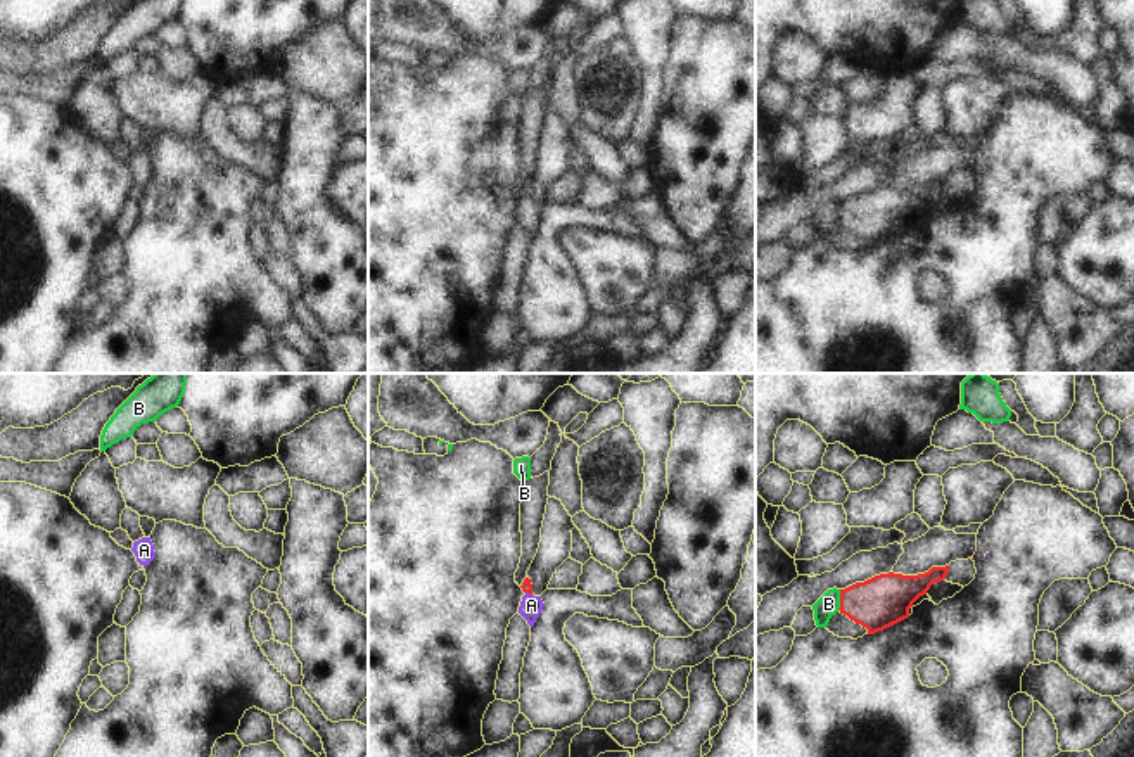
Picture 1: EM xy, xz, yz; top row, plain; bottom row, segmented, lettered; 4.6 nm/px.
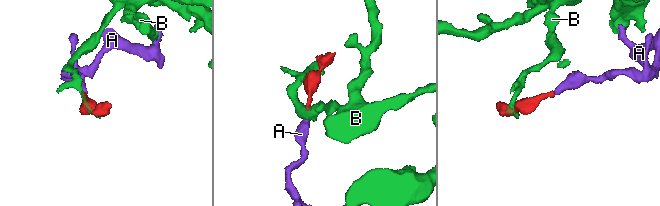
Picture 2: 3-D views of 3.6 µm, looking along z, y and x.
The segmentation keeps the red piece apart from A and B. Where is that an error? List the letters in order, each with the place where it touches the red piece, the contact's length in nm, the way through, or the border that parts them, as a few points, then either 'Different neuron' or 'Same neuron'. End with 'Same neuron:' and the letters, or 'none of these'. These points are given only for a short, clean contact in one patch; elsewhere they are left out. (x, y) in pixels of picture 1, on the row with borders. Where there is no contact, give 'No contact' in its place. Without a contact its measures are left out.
A: Touches red at xz (529, 593). Shared border 40 nm. Path across: xz (526, 586), (529, 593), (531, 605). Same neuron
B: Touches red at yz (840, 600). Shared border 100 nm. Boundary: yz (840, 590), (840, 605), (837, 609). Different neuron
Same neuron: A

